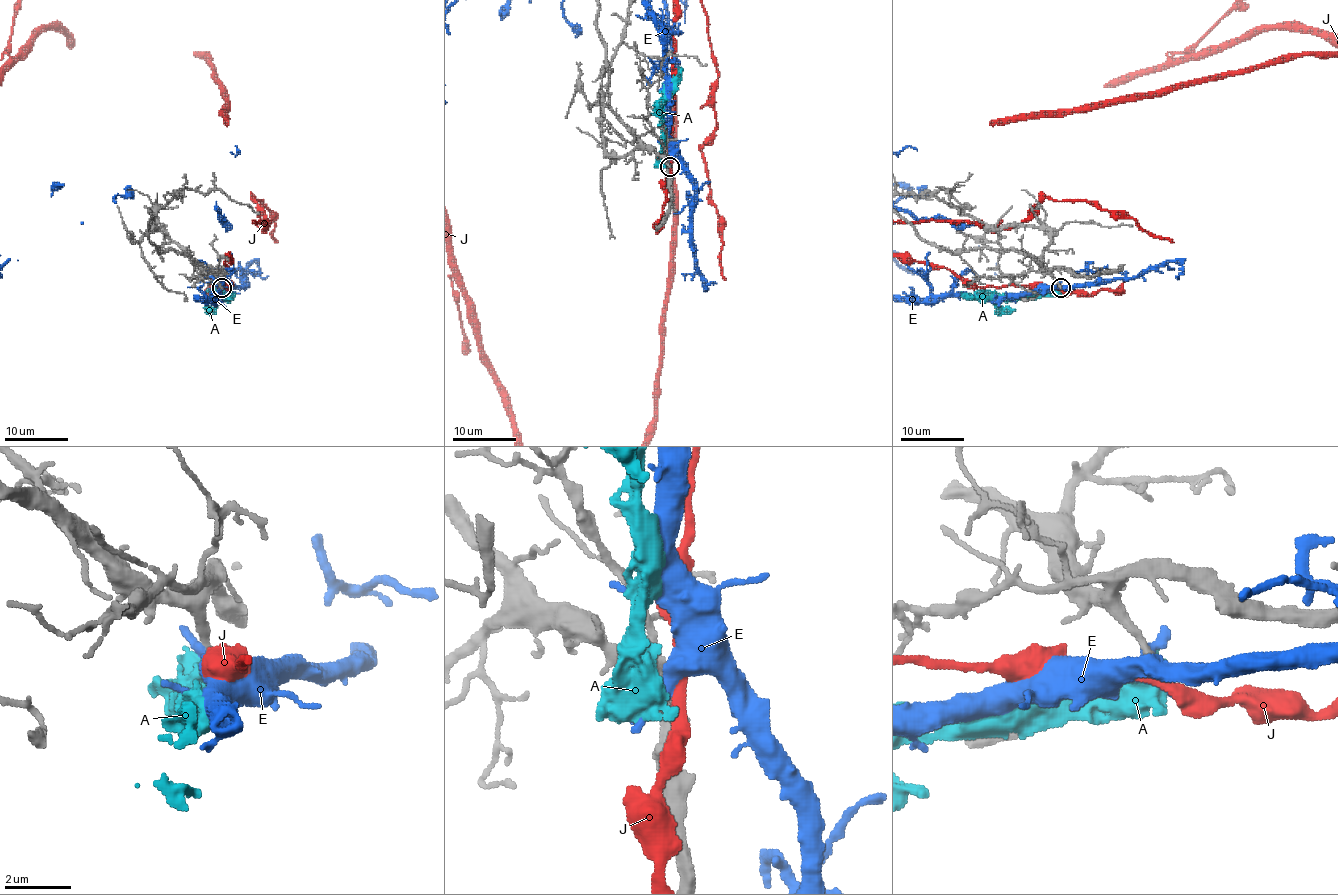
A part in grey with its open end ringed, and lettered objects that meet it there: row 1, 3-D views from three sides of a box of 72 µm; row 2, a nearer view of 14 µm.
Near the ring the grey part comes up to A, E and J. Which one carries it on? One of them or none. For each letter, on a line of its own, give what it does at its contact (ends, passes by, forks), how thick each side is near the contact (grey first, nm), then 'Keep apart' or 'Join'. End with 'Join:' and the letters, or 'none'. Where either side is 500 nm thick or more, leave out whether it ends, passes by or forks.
A: Thickness 360 nm (grey) against 750 nm. Keep apart
E: It forks there. Thickness 400 nm (grey) against 280 nm. Keep apart
J: It passes by. Thickness 320 nm (grey) against 360 nm. Keep apart
Join: none

